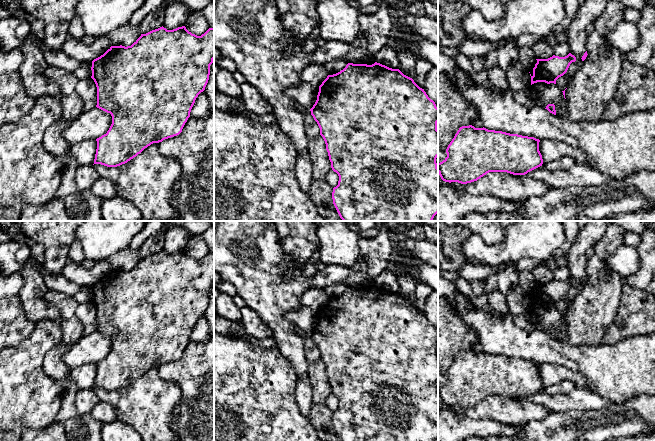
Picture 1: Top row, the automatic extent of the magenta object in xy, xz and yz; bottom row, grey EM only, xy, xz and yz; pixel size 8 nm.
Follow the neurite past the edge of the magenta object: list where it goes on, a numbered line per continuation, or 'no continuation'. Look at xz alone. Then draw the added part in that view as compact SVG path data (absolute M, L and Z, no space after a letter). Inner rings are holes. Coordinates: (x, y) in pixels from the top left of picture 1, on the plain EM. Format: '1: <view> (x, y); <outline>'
1: xz (304, 334); M293 324L294 331L297 332L303 339L309 339L311 338L310 333L307 331L301 329L297 324Z

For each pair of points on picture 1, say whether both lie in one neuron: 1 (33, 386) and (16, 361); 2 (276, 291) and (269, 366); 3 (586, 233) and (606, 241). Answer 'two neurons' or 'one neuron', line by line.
1: one neuron
2: two neurons
3: two neurons

